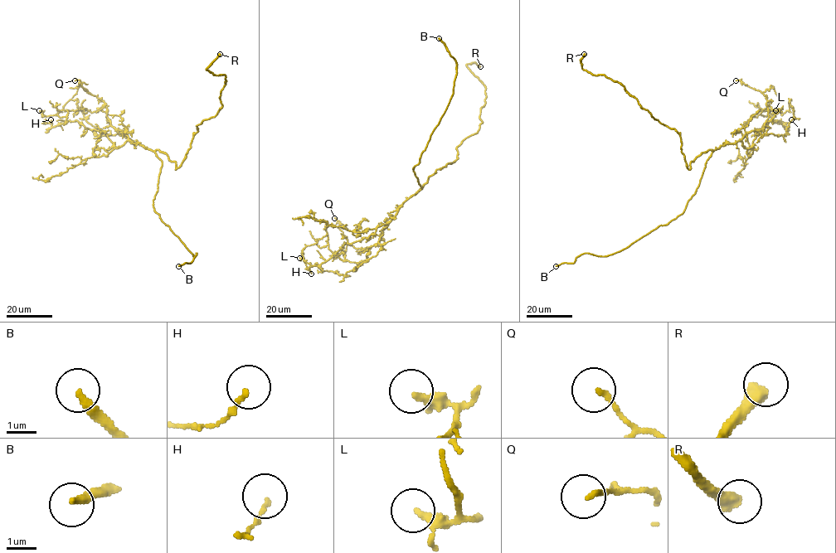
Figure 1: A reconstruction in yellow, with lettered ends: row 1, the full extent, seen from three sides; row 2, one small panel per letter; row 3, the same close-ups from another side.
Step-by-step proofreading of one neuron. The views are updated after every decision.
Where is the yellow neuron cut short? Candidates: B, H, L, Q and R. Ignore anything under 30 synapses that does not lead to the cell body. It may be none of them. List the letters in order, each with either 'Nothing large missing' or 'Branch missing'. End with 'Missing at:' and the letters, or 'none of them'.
B: Branch missing
H: Nothing large missing
L: Nothing large missing
Q: Nothing large missing
R: Branch missing
Missing at: B, R

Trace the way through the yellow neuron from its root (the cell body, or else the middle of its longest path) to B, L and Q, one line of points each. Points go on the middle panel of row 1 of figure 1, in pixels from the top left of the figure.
B: (418, 191), (422, 187), (414, 167), (450, 99), (456, 74), (456, 61), (439, 38)
L: (418, 191), (383, 229), (366, 259), (341, 259), (328, 249), (327, 235), (307, 245), (299, 258)
Q: (418, 191), (402, 203), (383, 229), (379, 241), (367, 250), (350, 244), (338, 227), (340, 222), (334, 218)

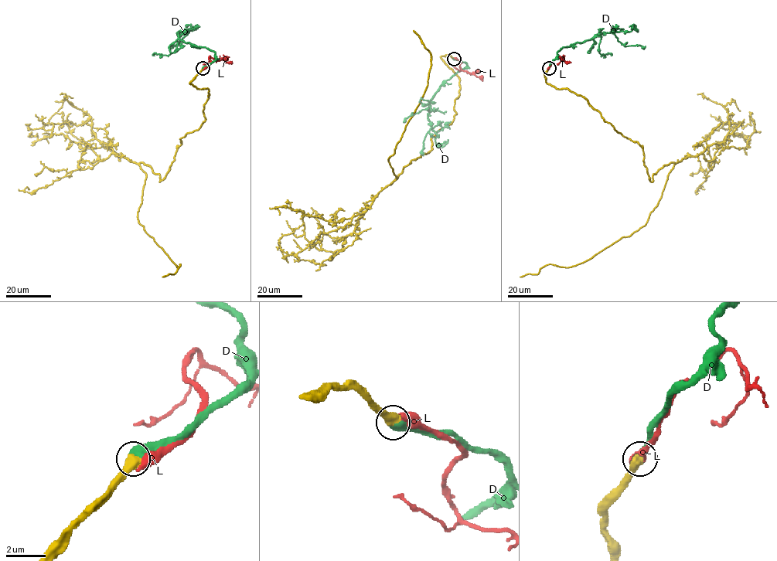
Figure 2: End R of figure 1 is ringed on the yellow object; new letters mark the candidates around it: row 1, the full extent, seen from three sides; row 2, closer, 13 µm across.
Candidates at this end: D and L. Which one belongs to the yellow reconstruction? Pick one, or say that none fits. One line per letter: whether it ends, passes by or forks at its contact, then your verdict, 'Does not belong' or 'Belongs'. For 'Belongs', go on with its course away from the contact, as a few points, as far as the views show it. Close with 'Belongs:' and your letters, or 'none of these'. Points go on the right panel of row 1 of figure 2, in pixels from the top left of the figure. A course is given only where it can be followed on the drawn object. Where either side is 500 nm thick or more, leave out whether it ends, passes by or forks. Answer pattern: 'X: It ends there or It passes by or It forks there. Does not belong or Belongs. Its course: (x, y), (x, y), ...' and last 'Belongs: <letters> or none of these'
D: Belongs. Its course: (548, 68), (563, 47), (582, 42), (599, 33), (622, 29), (617, 28), (614, 33), (624, 45), (645, 45)
L: Does not belong
Belongs: D

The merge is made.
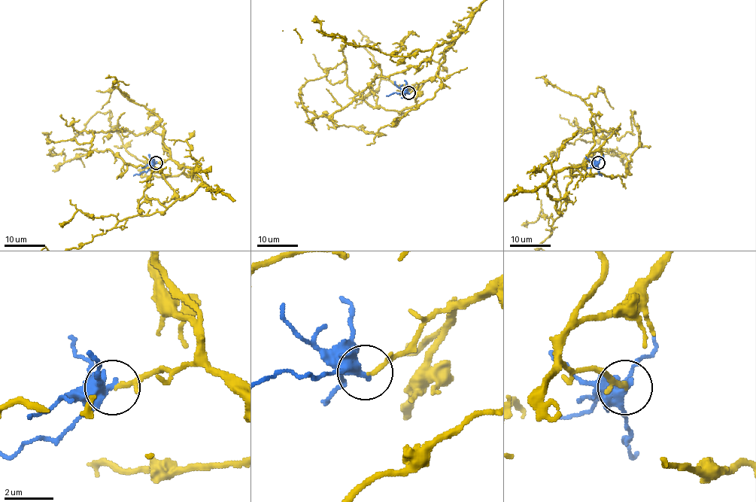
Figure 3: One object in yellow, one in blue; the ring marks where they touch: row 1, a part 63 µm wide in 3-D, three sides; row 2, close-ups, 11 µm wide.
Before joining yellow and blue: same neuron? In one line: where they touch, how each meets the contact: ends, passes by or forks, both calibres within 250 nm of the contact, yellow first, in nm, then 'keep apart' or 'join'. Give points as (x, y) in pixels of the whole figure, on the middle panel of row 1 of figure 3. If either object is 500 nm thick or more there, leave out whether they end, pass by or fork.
at (408, 92); yellow passes by; blue passes by; 120 nm thick on the yellow side, 360 nm on the other; join

